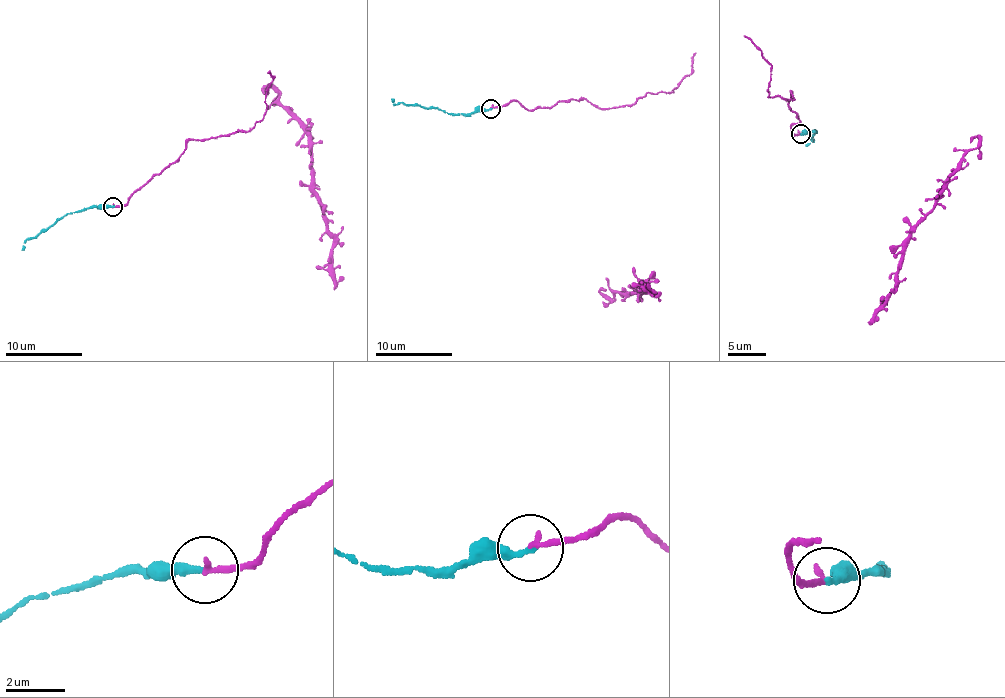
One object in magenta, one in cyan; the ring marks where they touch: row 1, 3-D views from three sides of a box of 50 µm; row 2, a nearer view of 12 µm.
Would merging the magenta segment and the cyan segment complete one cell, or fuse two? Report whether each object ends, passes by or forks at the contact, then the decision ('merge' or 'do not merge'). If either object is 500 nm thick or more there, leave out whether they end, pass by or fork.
magenta ends; cyan ends; merge

